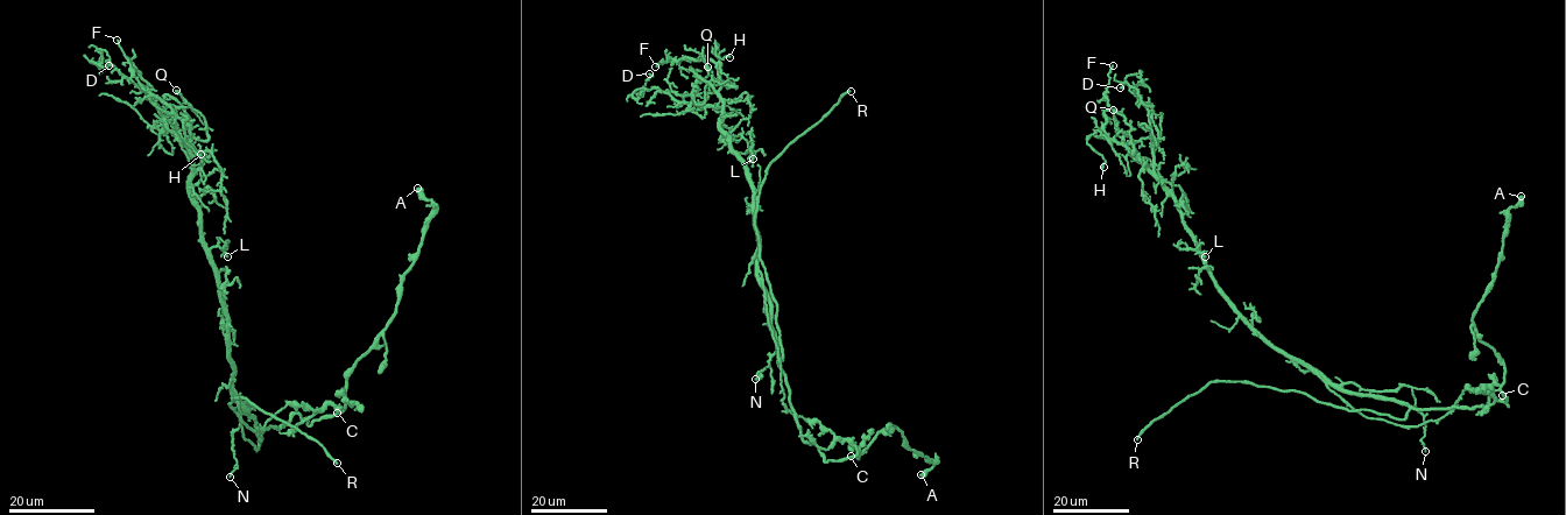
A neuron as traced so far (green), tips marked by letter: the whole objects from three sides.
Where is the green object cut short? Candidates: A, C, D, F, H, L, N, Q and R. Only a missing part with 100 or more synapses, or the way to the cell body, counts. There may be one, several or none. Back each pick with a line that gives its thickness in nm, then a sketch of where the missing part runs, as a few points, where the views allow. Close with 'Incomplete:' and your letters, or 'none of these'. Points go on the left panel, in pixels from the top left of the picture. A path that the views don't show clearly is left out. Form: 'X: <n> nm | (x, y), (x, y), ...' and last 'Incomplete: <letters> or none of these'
R: 240 nm
Incomplete: R

